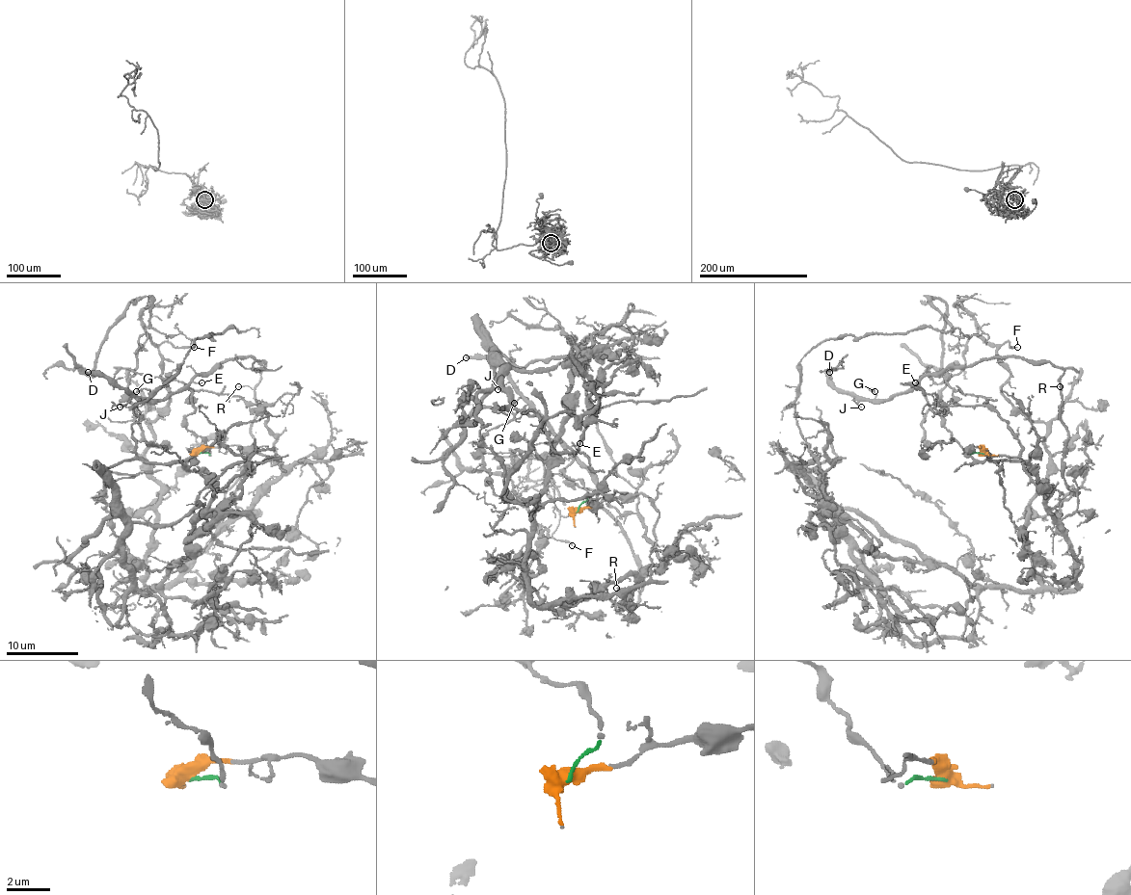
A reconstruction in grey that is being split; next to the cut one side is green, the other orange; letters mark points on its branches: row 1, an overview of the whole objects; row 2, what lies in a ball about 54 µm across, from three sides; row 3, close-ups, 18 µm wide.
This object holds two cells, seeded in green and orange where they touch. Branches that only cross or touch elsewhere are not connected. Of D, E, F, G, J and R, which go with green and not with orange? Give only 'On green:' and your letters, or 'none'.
On green: D, E, G, J, R

